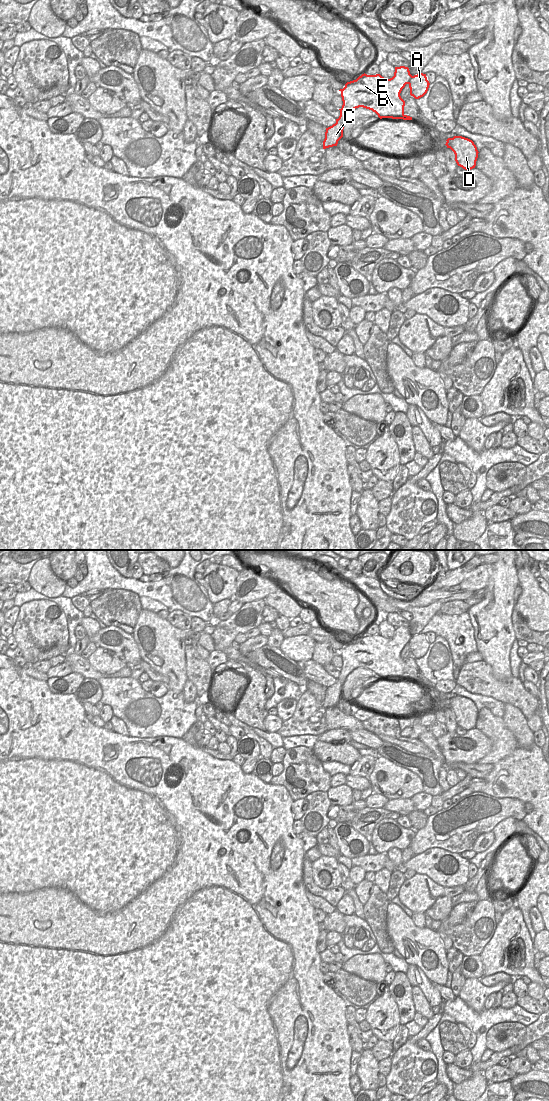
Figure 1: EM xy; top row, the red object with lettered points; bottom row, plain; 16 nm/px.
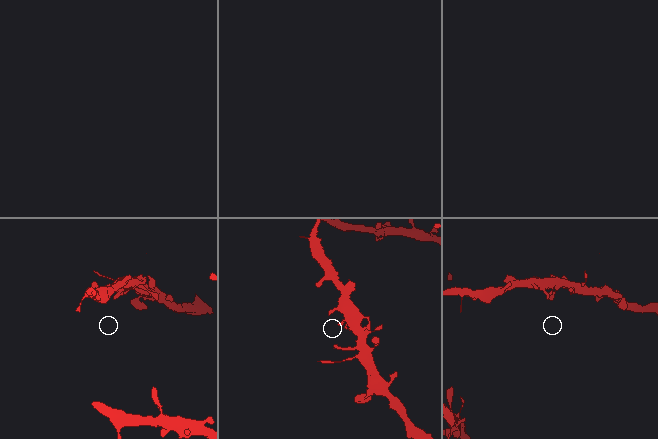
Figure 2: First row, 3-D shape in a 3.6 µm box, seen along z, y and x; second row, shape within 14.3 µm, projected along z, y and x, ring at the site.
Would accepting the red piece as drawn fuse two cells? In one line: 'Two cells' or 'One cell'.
One cell.

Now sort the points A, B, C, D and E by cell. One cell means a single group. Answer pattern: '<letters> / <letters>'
A B C D E

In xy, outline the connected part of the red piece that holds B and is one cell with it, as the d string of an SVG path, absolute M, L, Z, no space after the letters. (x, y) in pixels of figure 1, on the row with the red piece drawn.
M405 66L395 67L394 76L390 79L380 74L364 73L356 80L347 82L345 87L339 90L343 101L342 108L339 109L340 116L335 124L326 128L323 149L337 146L343 137L347 116L359 107L372 110L380 119L412 120L412 117L404 114L405 101L400 96L406 84L409 85L410 95L415 99L423 97L430 85L426 74L412 76L409 68Z

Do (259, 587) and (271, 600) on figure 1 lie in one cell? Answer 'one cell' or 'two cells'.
two cells

